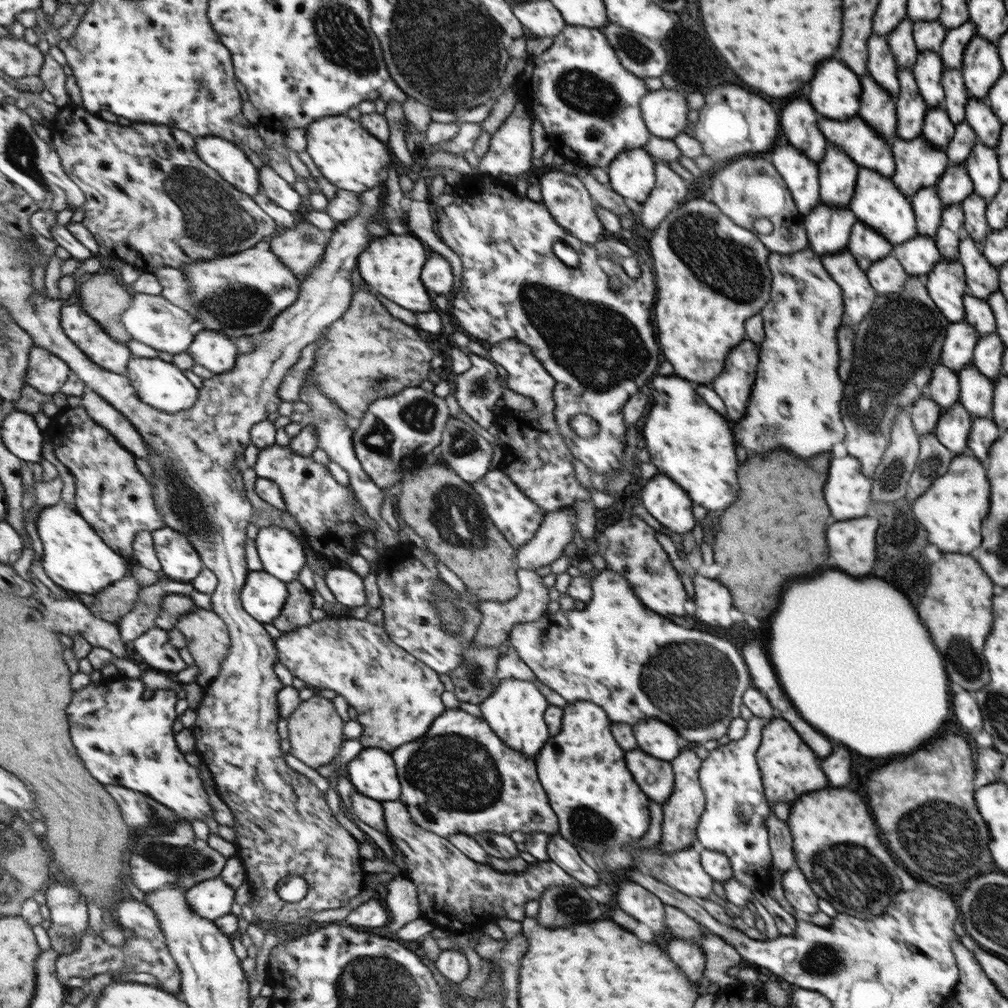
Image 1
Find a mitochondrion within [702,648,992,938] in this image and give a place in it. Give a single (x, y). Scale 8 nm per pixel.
(929, 838)

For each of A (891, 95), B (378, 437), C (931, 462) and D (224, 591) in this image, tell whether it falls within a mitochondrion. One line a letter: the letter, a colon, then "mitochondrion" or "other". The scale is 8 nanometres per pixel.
A: other
B: mitochondrion
C: mitochondrion
D: other

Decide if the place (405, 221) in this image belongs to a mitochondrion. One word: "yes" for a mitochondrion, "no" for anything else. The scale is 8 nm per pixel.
no

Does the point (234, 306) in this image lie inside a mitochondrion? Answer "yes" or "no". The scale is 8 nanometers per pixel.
yes

